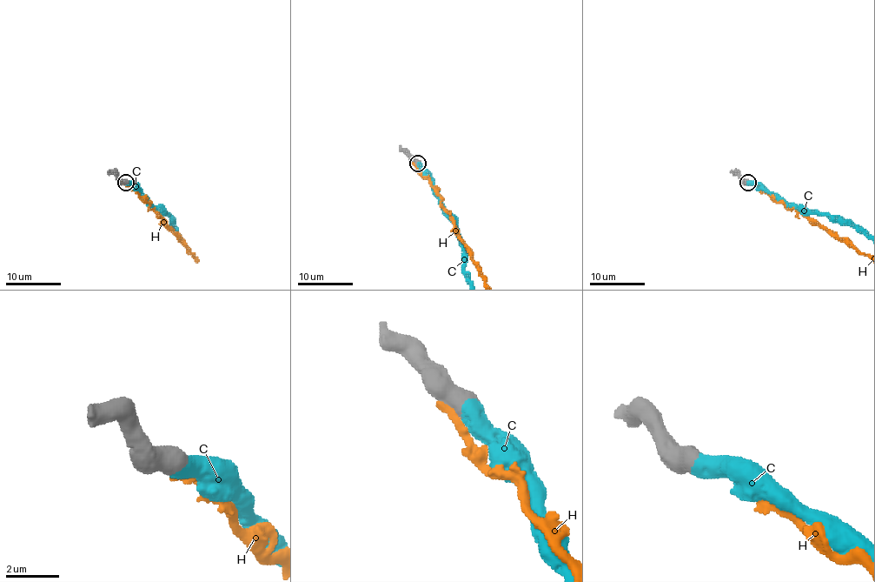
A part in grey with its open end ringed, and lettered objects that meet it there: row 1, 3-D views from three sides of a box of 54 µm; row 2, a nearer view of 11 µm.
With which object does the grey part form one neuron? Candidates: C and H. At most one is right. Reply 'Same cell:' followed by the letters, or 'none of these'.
Same cell: C

